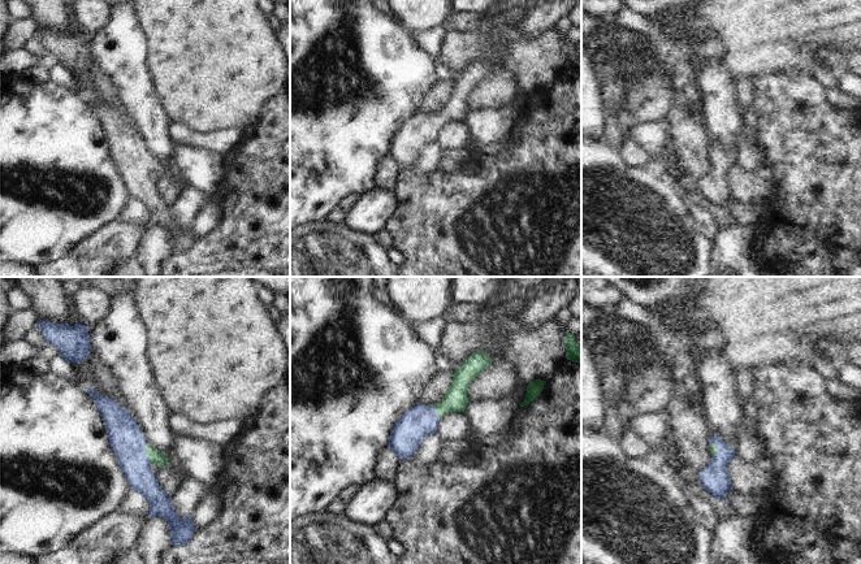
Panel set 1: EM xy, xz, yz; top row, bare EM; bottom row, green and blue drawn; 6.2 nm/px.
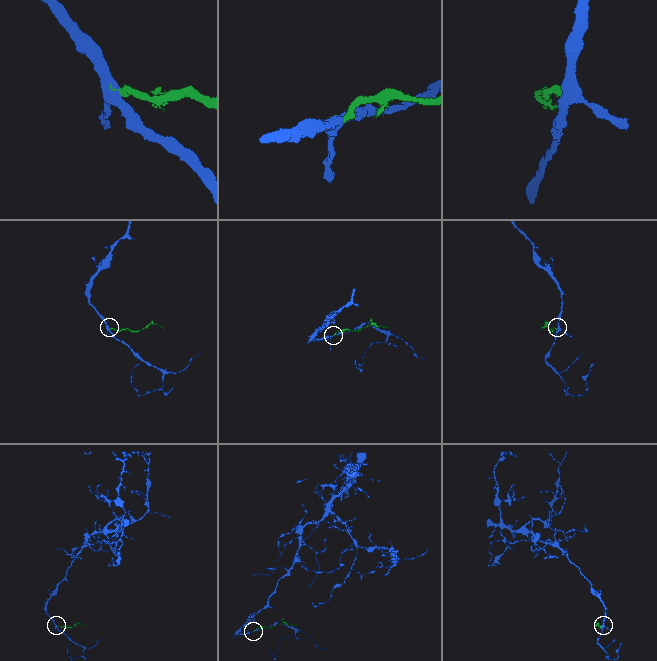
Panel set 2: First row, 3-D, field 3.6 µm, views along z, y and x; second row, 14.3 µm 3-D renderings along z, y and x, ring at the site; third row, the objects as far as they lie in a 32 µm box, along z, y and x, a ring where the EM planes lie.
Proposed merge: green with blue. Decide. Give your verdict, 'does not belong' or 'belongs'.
belongs

